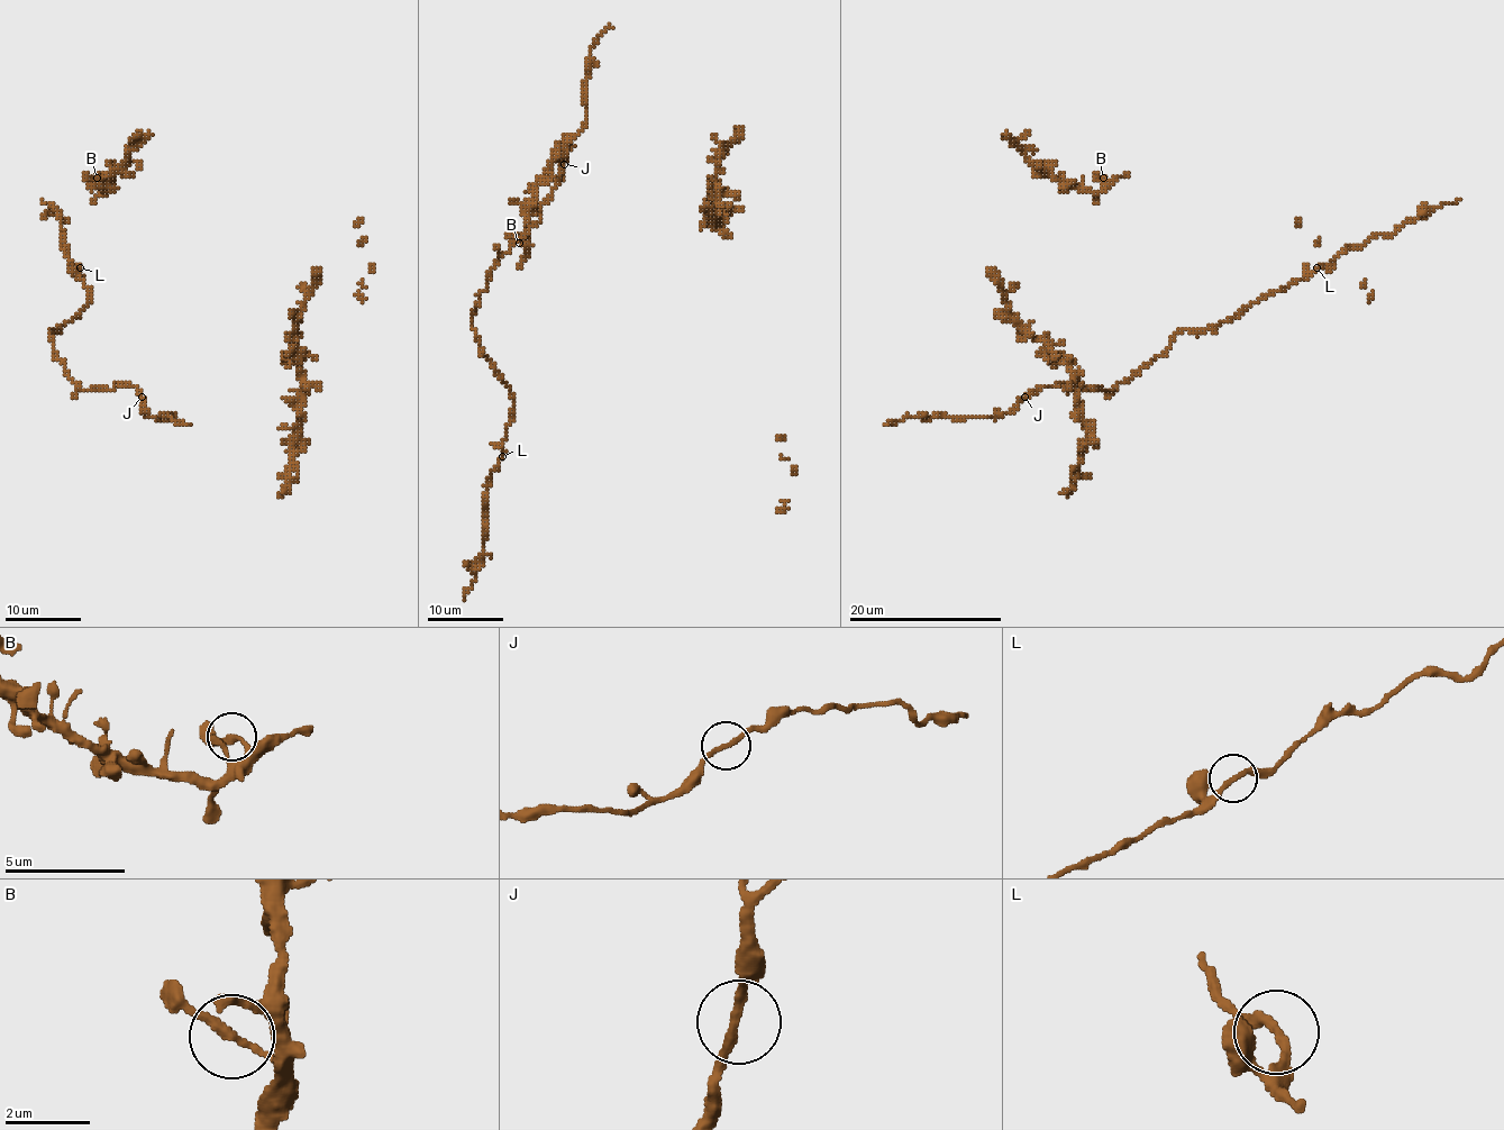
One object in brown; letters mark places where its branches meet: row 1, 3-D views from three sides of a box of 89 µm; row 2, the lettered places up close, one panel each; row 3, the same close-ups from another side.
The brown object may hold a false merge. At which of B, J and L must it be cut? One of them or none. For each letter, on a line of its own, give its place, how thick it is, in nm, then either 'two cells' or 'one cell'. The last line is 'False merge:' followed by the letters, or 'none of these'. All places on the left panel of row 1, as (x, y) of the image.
B: at (97, 178); 220 nm thick; one cell
J: at (142, 397); 190 nm thick; one cell
L: at (80, 267); 200 nm thick; one cell
False merge: none of these

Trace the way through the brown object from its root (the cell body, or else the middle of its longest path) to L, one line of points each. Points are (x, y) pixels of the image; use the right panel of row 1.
L: (1024, 397), (1066, 383), (1112, 391), (1160, 357), (1177, 331), (1234, 319), (1316, 267)

